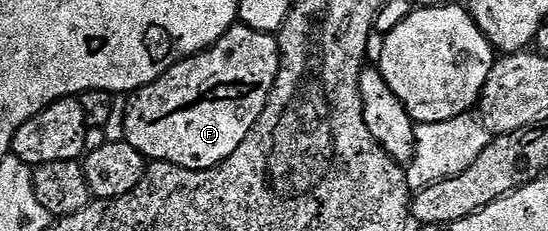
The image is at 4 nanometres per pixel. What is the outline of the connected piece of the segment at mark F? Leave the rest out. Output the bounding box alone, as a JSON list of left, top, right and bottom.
[124,25,281,171]

